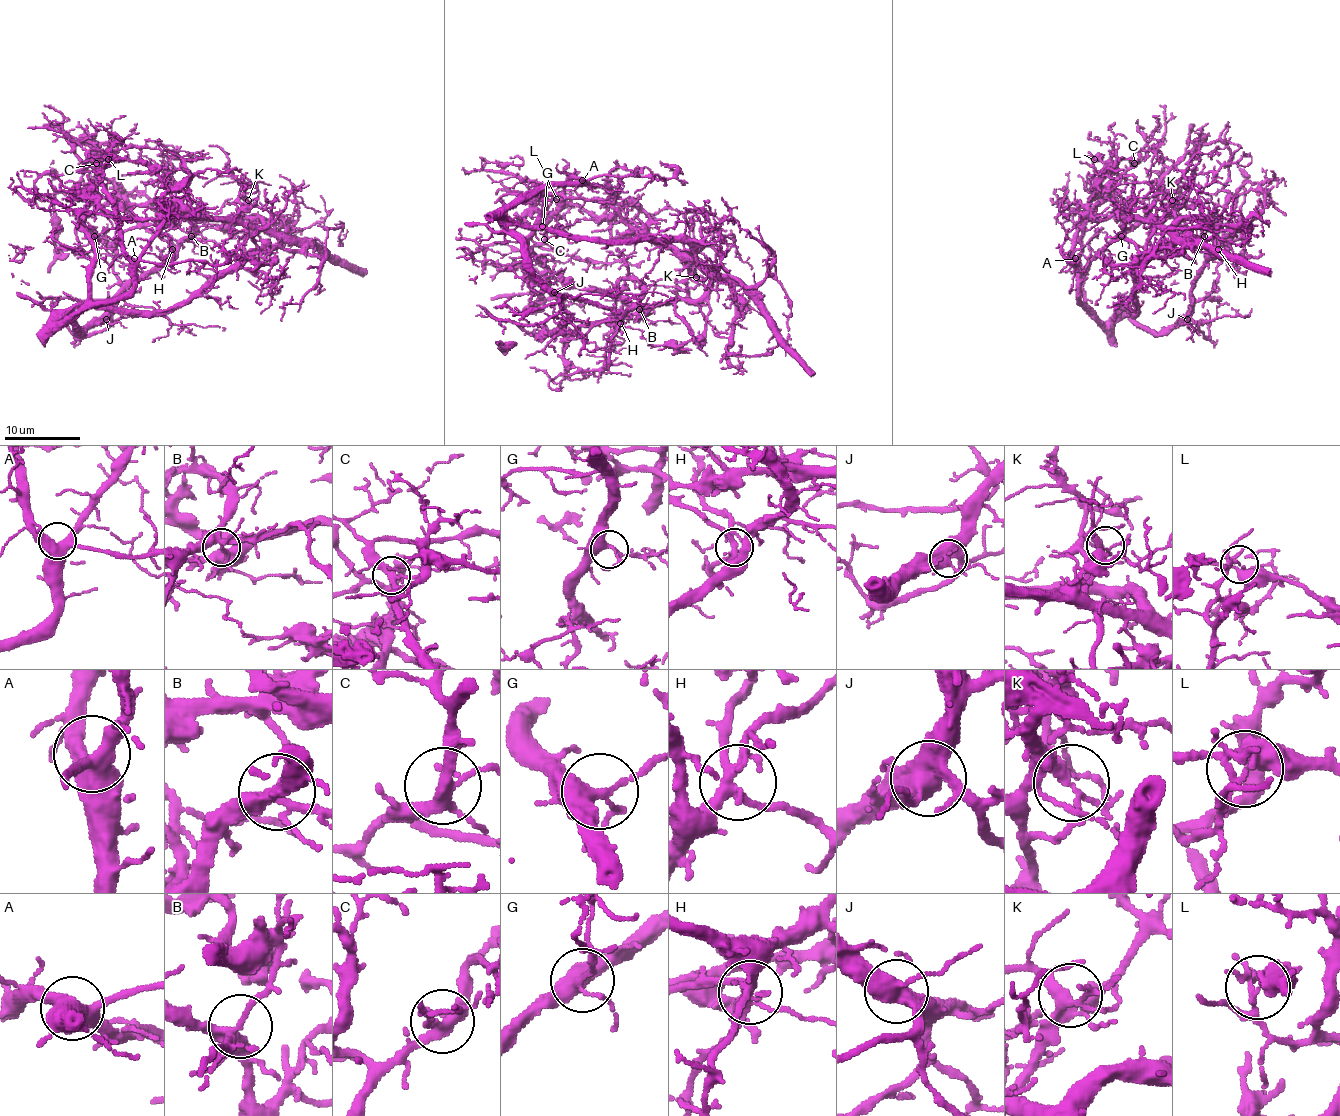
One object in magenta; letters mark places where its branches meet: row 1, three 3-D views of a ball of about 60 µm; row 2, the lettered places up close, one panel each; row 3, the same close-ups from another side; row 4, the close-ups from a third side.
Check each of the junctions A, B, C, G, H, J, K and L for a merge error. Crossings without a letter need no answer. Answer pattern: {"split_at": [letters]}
{"split_at": ["L"]}

